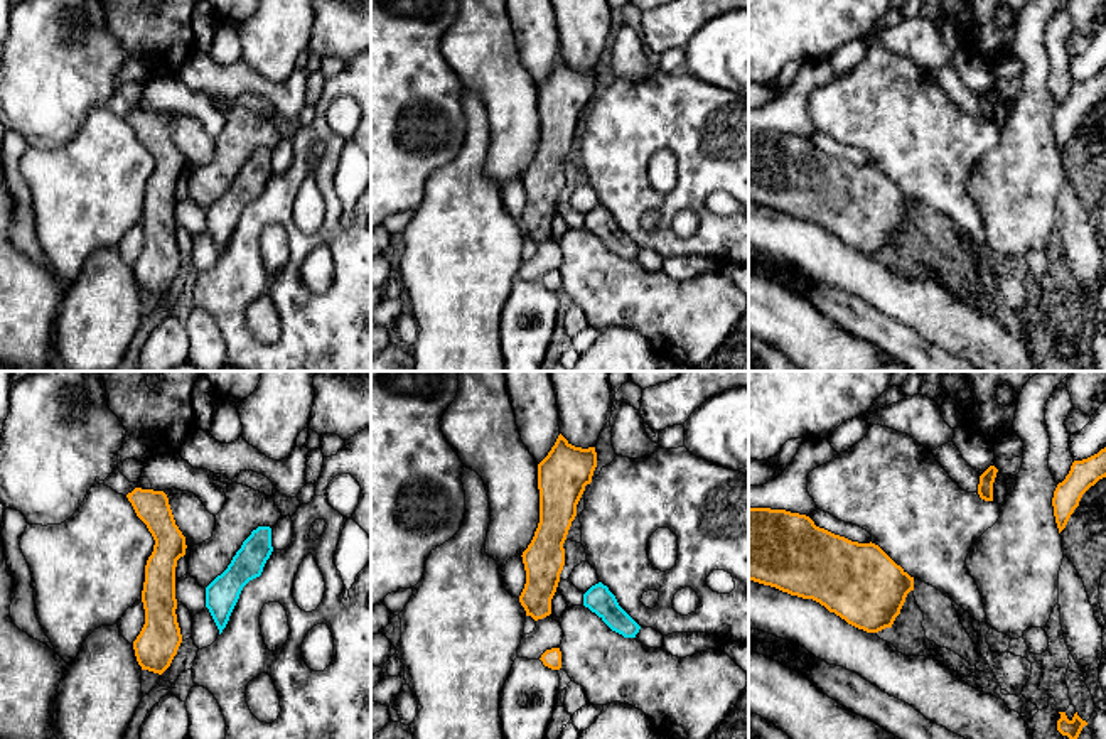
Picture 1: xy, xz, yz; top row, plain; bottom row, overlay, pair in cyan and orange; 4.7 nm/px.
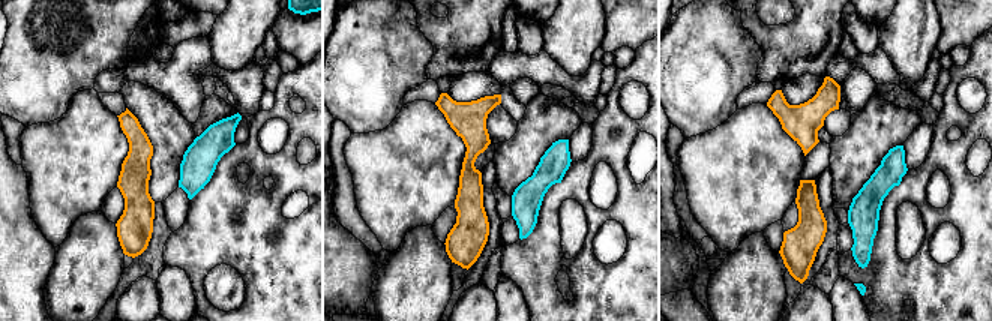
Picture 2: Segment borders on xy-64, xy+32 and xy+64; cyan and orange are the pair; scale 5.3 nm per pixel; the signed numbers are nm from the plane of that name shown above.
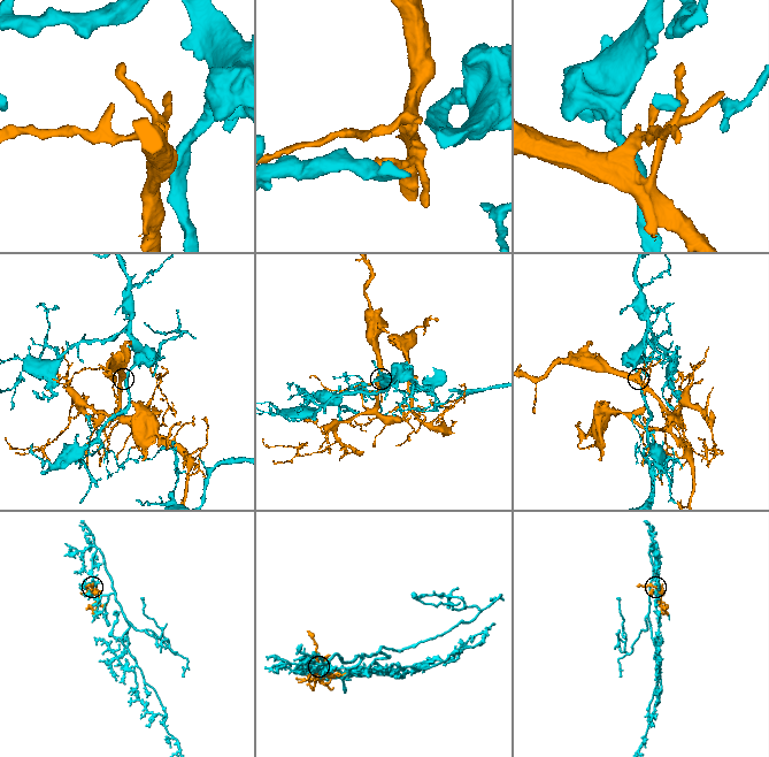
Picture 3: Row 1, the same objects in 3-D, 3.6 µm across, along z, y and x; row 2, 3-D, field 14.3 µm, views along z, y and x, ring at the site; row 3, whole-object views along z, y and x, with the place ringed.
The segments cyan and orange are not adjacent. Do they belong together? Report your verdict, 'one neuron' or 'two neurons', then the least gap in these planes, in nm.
two neurons | 130 nm

